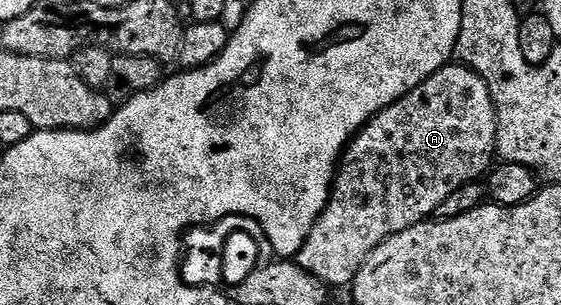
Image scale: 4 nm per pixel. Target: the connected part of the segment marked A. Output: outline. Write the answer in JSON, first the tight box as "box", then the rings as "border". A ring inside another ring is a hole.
{"box":[297,64,497,288],"border":[[[448,64],[442,66],[436,74],[426,78],[423,85],[413,88],[413,92],[409,92],[404,98],[398,98],[393,104],[389,104],[389,108],[385,108],[380,114],[370,118],[363,125],[363,129],[351,139],[347,149],[343,151],[342,158],[337,163],[335,181],[331,184],[331,199],[328,200],[327,207],[323,209],[323,214],[317,220],[317,224],[313,224],[313,232],[309,232],[305,244],[299,249],[297,261],[300,268],[313,276],[317,276],[317,280],[321,280],[329,288],[335,288],[335,286],[350,287],[354,283],[357,272],[361,272],[361,268],[366,264],[368,256],[381,243],[389,240],[389,236],[405,232],[405,228],[413,228],[418,222],[428,221],[432,215],[439,211],[441,204],[445,204],[445,200],[449,200],[449,196],[453,196],[453,192],[457,192],[457,188],[470,182],[480,181],[492,169],[493,161],[491,162],[491,158],[496,157],[496,140],[497,116],[495,115],[493,96],[489,92],[489,84],[485,84],[485,80],[476,70],[471,70],[465,65]]]}

